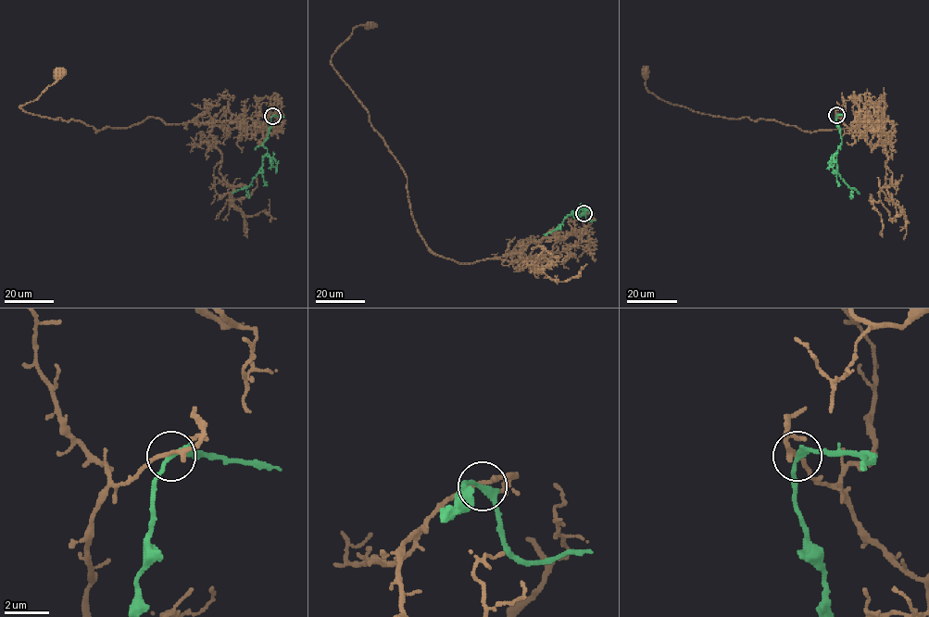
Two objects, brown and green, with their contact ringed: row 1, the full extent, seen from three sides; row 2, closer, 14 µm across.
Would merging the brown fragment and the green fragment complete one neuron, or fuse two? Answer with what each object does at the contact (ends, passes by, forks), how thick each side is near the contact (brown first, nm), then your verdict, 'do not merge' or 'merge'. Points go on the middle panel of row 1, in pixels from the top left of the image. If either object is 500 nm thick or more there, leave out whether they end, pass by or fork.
brown passes by | green passes by | 200/200 nm | do not merge

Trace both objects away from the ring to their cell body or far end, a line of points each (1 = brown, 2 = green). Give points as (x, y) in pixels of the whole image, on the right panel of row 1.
1: (836, 115), (852, 129), (887, 118), (879, 127), (814, 132), (773, 119), (713, 116), (649, 92), (645, 71)
2: (836, 115), (841, 144), (836, 153), (837, 172), (859, 194)

